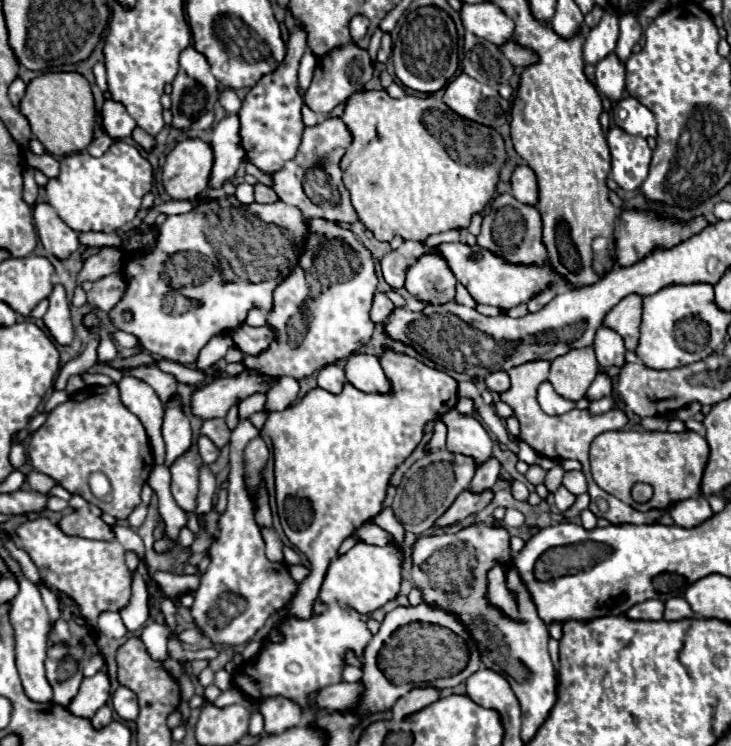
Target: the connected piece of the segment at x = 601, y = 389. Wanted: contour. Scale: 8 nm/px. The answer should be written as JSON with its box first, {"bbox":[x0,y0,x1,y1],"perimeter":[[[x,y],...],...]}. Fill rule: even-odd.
{"bbox":[586,372,612,400],"perimeter":[[[598,372],[592,386],[588,388],[586,396],[596,400],[596,398],[602,398],[602,396],[608,396],[608,394],[612,394],[612,378],[608,374],[604,374],[604,372]]]}

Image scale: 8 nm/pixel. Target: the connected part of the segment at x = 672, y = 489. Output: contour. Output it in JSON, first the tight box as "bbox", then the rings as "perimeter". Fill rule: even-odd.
{"bbox":[590,430,708,510],"perimeter":[[[618,430],[618,432],[604,432],[594,438],[590,446],[590,466],[594,482],[606,490],[608,494],[616,496],[618,500],[626,502],[636,510],[650,510],[650,508],[666,508],[674,502],[692,498],[700,492],[700,480],[704,472],[704,464],[708,460],[708,442],[696,432],[634,432],[634,430]],[[646,482],[652,486],[652,502],[634,502],[630,490],[634,484]]]}

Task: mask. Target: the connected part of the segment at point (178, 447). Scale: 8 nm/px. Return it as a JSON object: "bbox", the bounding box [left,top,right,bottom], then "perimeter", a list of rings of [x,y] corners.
{"bbox":[162,394,192,466],"perimeter":[[[174,394],[164,406],[162,438],[166,442],[166,466],[170,466],[178,456],[182,456],[192,444],[190,420],[180,406],[178,394]]]}

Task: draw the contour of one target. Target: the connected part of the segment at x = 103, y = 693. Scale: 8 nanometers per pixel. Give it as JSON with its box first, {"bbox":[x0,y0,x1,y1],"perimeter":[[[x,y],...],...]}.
{"bbox":[68,672,110,718],"perimeter":[[[104,672],[84,678],[78,694],[68,702],[68,710],[80,718],[92,718],[100,706],[110,698],[110,680]]]}

